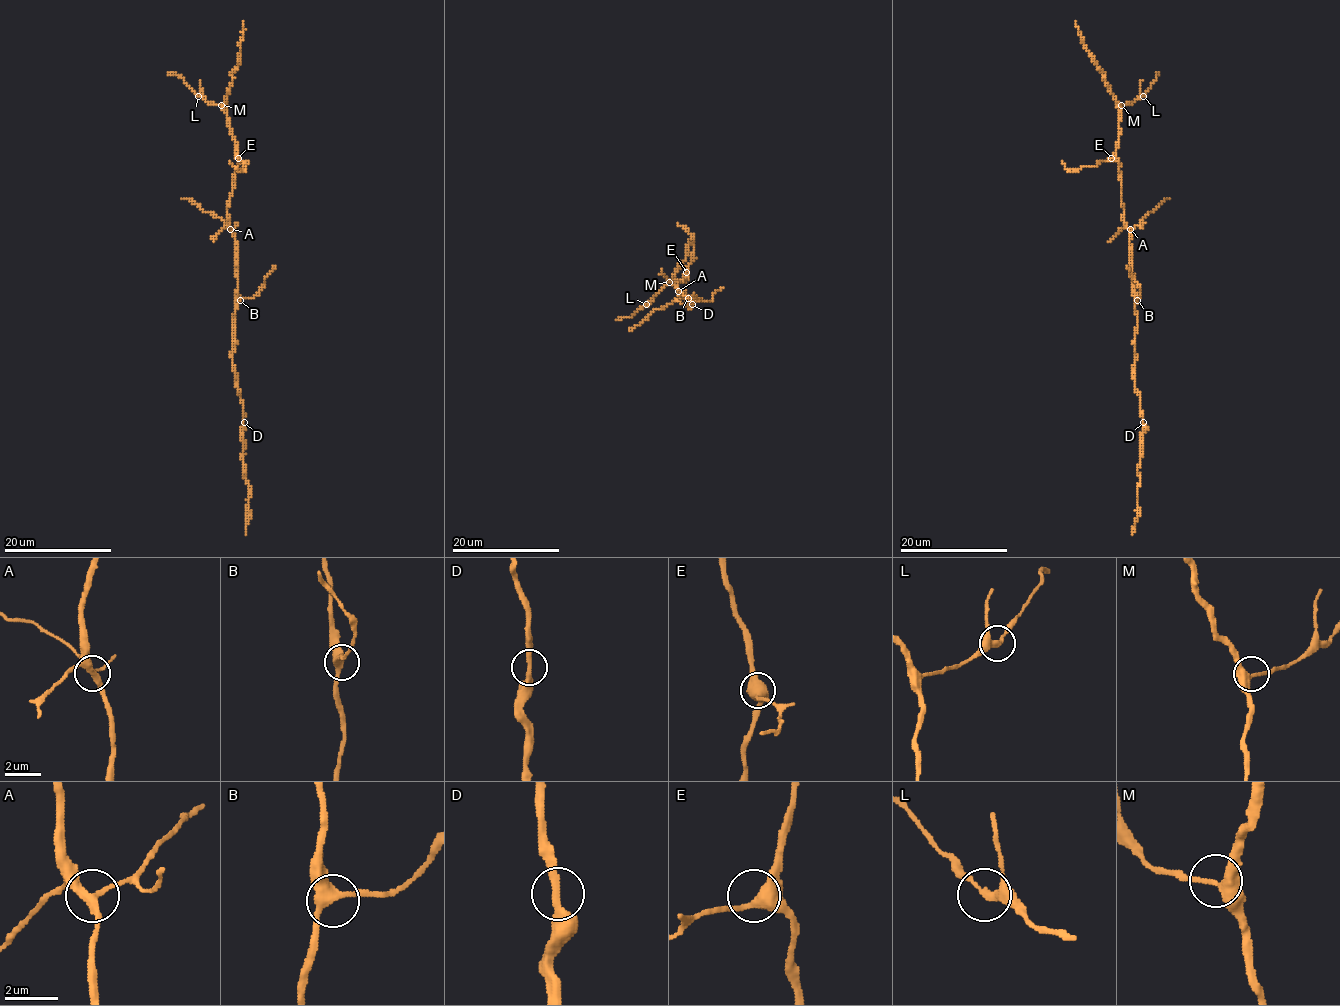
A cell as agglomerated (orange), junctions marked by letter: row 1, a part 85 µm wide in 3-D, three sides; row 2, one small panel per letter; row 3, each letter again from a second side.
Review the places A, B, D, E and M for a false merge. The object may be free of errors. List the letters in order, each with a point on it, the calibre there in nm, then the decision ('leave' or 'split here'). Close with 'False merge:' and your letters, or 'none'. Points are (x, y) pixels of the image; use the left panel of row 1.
A: place (230, 229); calibre 280 nm; leave
B: place (240, 300); calibre 360 nm; leave
D: place (244, 422); calibre 300 nm; leave
E: place (238, 158); calibre 400 nm; leave
M: place (221, 105); calibre 300 nm; leave
False merge: none

